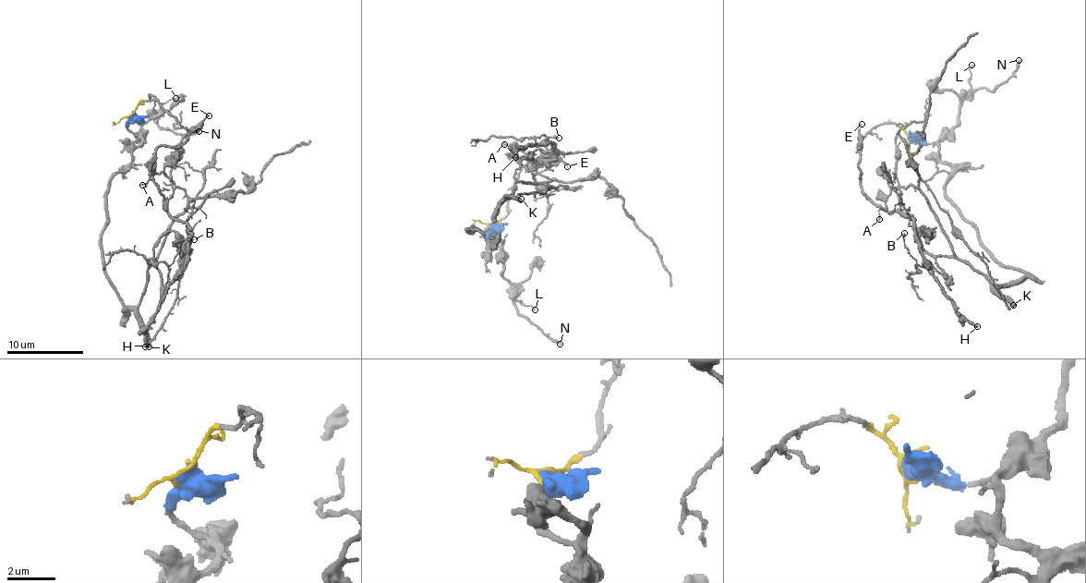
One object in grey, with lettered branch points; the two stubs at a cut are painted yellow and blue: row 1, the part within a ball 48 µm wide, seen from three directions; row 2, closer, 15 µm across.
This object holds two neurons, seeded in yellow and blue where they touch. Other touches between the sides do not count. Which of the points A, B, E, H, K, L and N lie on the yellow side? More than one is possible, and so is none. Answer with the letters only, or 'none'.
A, B, E, H

